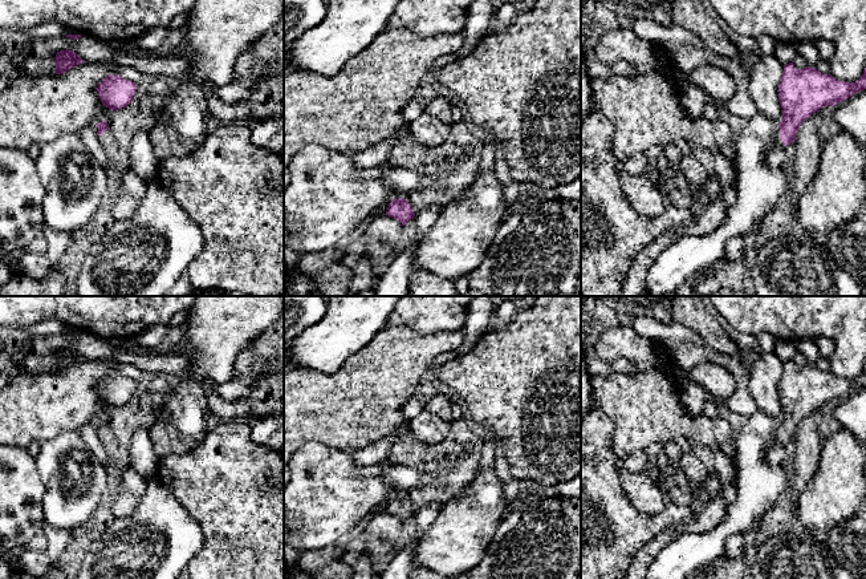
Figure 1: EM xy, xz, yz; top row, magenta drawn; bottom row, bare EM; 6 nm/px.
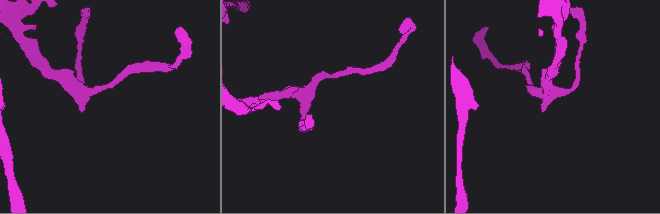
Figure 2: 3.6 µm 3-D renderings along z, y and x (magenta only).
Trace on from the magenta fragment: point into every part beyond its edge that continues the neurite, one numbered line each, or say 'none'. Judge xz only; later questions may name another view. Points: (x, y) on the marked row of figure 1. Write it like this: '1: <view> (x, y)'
none

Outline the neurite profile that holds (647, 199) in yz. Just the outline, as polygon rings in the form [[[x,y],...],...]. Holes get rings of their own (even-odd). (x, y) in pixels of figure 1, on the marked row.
[[[621,167],[618,177],[621,189],[637,214],[655,218],[668,206],[668,199],[662,186],[656,187],[654,185],[650,173],[631,175]]]

